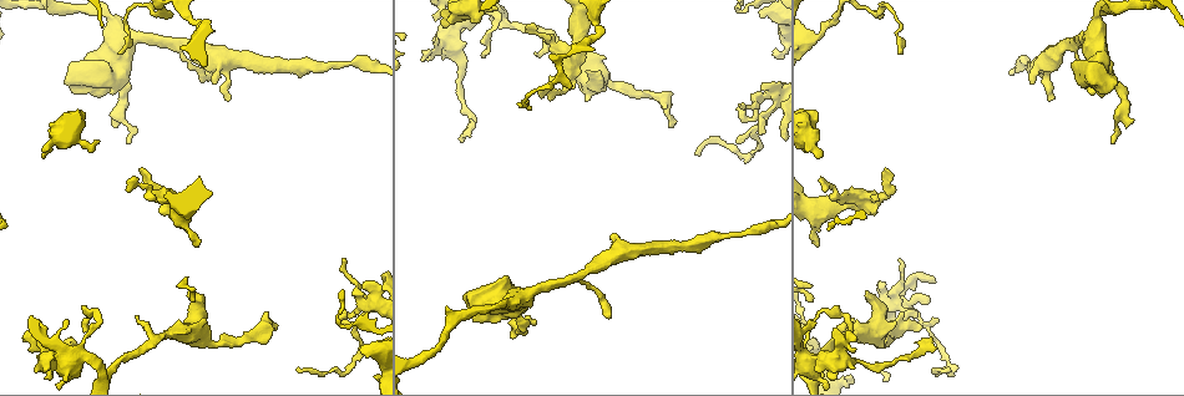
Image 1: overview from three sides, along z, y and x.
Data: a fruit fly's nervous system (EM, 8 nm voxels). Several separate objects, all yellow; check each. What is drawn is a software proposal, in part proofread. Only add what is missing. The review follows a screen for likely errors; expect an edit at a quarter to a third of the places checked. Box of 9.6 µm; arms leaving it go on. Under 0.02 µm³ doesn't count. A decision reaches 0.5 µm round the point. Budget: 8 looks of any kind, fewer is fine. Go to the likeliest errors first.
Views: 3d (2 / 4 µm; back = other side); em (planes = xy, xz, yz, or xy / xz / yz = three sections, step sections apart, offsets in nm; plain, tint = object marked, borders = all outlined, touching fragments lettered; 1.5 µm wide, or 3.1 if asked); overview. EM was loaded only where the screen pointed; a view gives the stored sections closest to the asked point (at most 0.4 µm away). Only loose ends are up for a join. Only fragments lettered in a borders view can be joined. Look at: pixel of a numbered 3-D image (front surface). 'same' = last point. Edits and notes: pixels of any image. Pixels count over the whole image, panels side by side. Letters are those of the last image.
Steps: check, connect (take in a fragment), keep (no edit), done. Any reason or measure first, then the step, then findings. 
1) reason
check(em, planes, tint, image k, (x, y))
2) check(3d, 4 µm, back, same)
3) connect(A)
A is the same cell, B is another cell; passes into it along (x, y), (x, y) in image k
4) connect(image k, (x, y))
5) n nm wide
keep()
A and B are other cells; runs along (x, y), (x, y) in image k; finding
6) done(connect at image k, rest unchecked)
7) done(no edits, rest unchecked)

free end
check(em, xz, step 4, tint, image 1, (1114, 142))

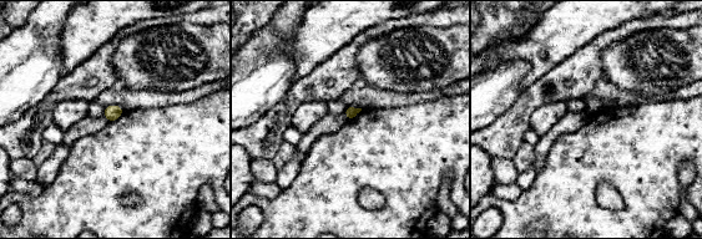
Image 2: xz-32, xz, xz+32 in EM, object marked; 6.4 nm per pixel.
check(em, yz, step 4, borders, same)

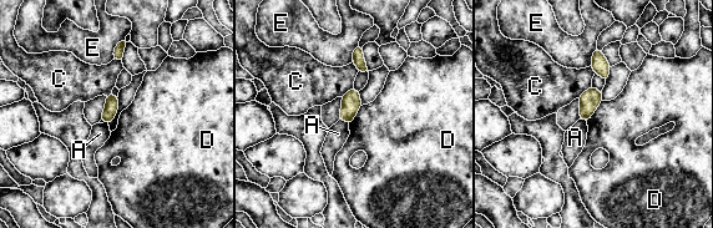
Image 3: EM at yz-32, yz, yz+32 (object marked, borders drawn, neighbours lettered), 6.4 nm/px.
keep()
A, C, D and E are other cells; no lettered fragment goes on from it

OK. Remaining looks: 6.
an open end
check(3d, 2 µm, image 1, (45, 370))

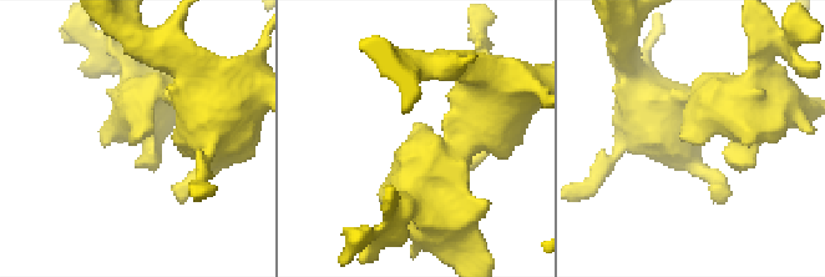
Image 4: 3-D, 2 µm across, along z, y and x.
check(em, planes, borders, image 4, (410, 140))

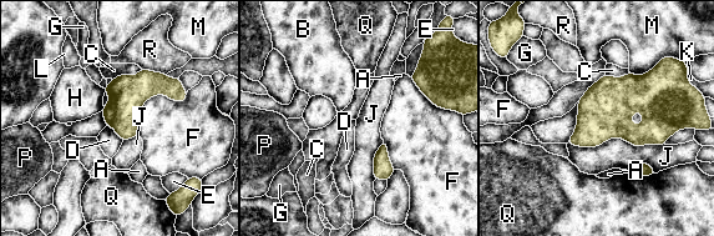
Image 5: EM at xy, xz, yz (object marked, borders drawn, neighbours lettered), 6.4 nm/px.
220 nm wide
keep()
A, B, C, D, E, F, G, H, J, K, L, M, P, Q and R are other cells; border along (141, 69), (112, 80) in image 5; no lettered fragment goes on from it

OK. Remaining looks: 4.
tapers out
check(em, planes, borders, image 1, (936, 348))

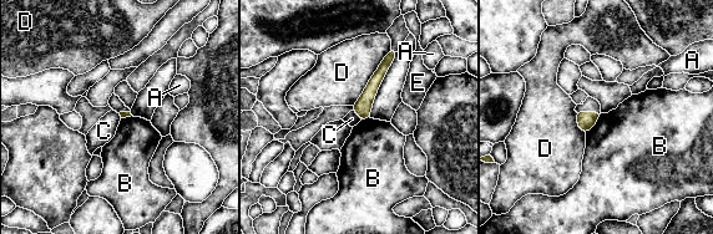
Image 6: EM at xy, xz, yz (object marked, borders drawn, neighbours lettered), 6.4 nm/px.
D touches over 440 nm
keep()
A, B, C, D and E are other cells; none of them fits

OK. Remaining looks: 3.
done(no edits, rest unchecked)

